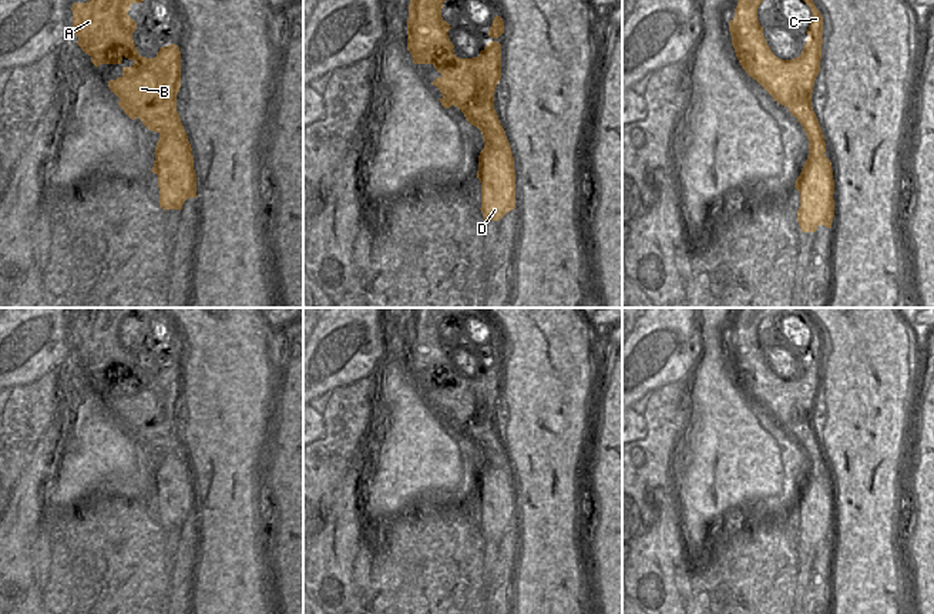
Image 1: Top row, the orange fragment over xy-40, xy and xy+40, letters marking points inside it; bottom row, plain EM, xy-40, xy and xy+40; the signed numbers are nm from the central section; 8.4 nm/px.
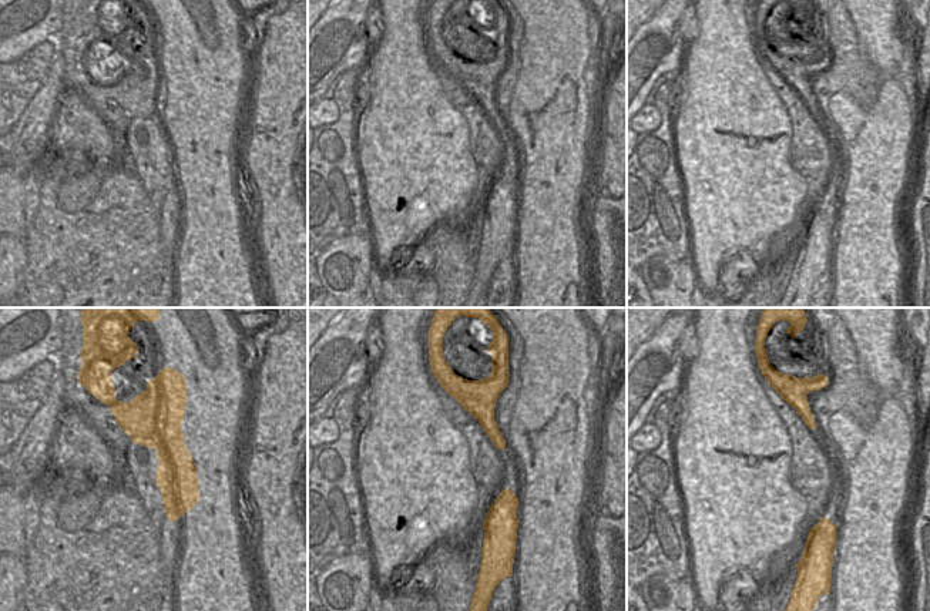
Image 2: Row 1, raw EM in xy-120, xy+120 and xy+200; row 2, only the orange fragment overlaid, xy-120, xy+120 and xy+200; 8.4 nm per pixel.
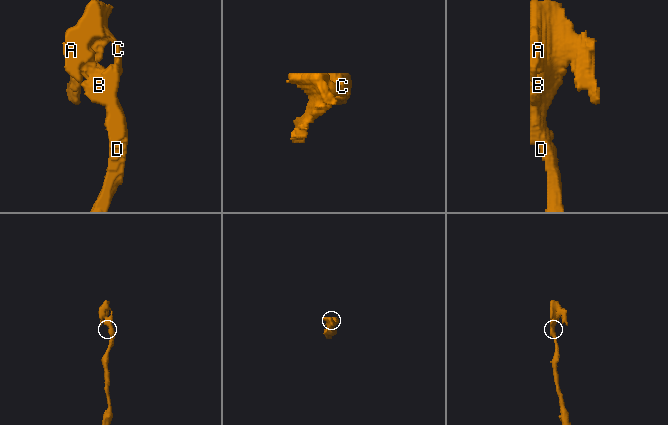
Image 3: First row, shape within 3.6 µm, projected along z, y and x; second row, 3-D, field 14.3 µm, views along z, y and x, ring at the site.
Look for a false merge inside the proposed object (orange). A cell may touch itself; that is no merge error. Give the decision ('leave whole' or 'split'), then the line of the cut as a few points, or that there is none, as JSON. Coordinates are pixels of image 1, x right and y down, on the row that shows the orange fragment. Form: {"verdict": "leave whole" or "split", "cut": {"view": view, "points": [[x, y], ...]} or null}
{"verdict": "split", "cut": {"view": "xy-40", "points": [[160, 133], [180, 133], [190, 147]]}}

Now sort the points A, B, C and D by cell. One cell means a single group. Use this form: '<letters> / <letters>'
A B C / D

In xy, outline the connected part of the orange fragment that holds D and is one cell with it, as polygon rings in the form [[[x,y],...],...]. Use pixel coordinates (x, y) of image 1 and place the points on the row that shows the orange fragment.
[[[484,145],[478,155],[484,221],[500,221],[515,208],[515,170],[511,147]]]

